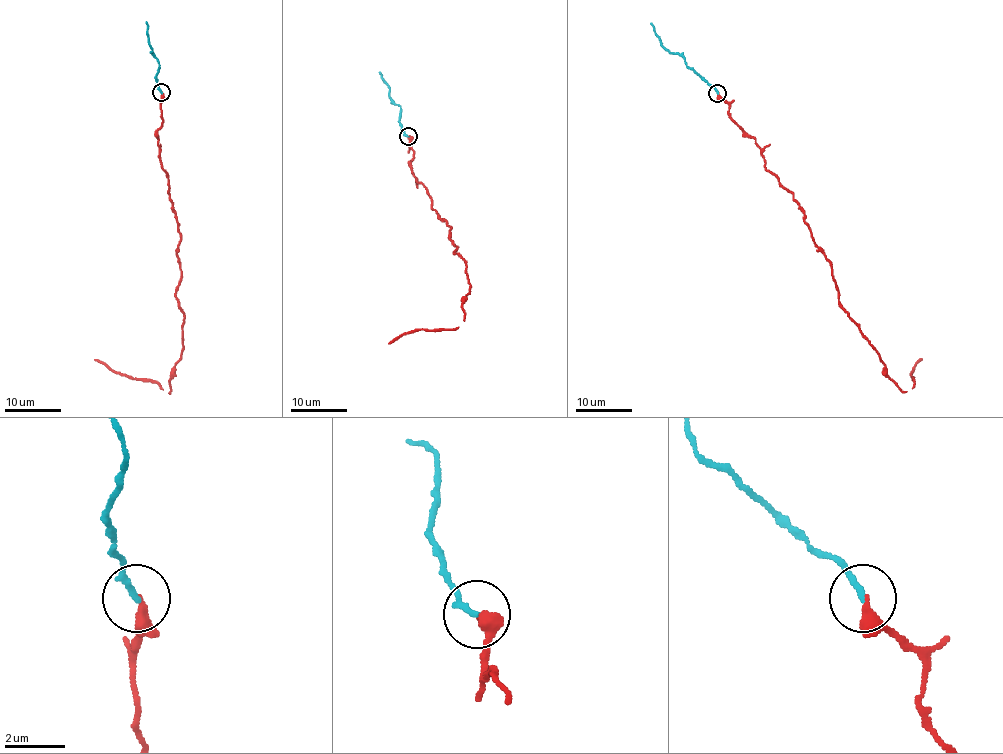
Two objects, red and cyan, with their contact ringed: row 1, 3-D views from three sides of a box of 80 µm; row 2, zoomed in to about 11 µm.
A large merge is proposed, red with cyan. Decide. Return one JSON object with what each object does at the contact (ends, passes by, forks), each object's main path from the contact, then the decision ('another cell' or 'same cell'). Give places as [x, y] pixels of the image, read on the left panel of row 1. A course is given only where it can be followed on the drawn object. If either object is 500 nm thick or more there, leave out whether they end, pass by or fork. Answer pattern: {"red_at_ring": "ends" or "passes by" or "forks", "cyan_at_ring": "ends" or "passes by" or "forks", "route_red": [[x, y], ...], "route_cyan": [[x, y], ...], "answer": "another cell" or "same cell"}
{"red_at_ring": "ends", "cyan_at_ring": "ends", "route_red": [[161, 92], [159, 160], [181, 240], [175, 292], [184, 315], [181, 357], [169, 392], [94, 359]], "route_cyan": [[161, 92], [155, 79], [158, 61], [148, 42], [146, 21]], "answer": "same cell"}

